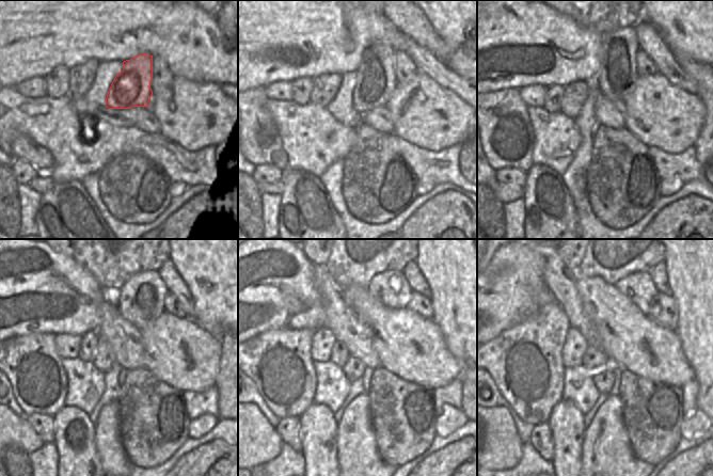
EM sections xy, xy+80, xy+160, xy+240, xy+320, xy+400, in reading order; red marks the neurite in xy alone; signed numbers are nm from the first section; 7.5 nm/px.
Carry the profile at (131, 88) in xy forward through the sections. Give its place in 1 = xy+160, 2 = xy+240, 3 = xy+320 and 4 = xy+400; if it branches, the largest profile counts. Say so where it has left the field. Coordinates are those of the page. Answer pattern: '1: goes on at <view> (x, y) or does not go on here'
1: goes on at xy+160 (618, 74)
2: goes on at xy+240 (140, 300)
3: goes on at xy+320 (390, 287)
4: goes on at xy+400 (639, 288)

